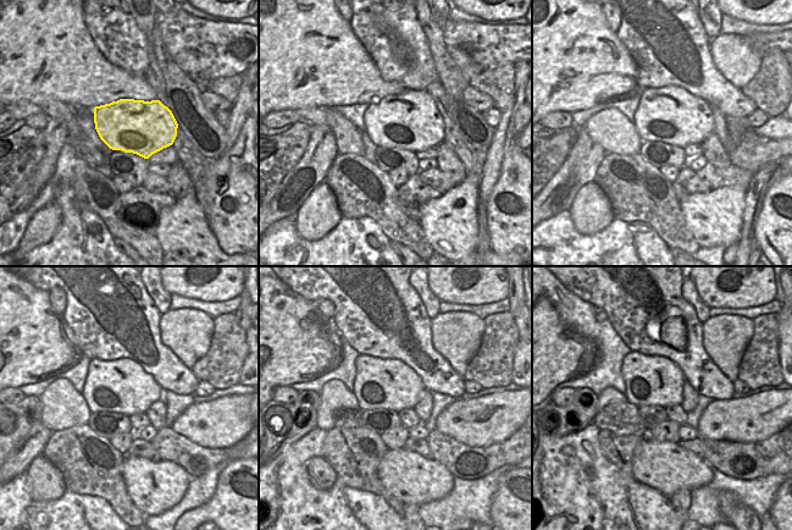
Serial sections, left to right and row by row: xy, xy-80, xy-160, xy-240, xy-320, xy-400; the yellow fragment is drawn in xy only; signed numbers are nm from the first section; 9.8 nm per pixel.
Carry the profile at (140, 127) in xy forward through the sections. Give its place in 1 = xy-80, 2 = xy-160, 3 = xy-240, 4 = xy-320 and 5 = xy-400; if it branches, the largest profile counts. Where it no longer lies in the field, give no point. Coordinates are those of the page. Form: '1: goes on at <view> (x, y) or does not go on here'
1: goes on at xy-80 (411, 121)
2: goes on at xy-160 (671, 115)
3: goes on at xy-240 (122, 386)
4: goes on at xy-320 (380, 384)
5: goes on at xy-400 (655, 380)

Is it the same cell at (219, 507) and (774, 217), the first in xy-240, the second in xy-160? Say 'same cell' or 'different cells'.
same cell

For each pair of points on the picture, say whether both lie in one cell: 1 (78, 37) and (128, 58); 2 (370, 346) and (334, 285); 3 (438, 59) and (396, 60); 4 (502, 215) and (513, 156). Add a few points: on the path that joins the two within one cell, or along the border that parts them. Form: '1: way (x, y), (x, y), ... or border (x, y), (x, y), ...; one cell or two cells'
1: border (83, 17), (83, 23), (94, 45), (114, 65); two cells
2: way (370, 331), (370, 320), (349, 299); one cell
3: border (422, 32), (438, 79); two cells
4: way (493, 200), (493, 197), (509, 181), (509, 171); one cell

